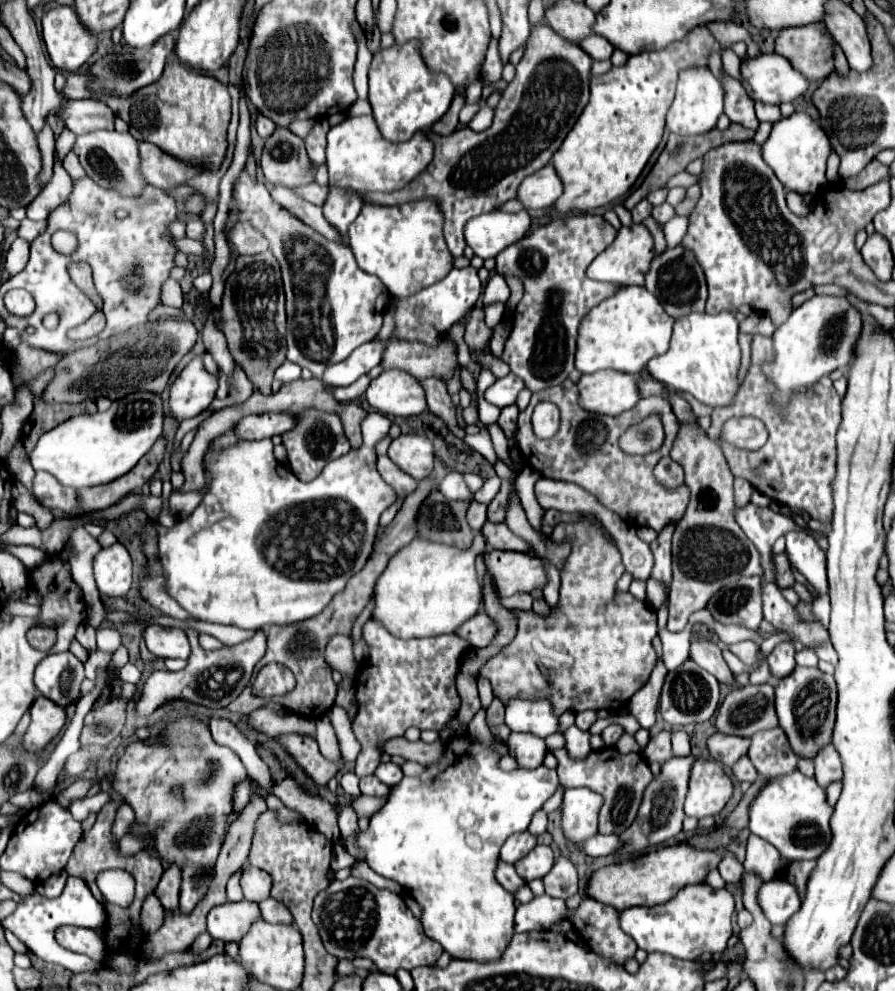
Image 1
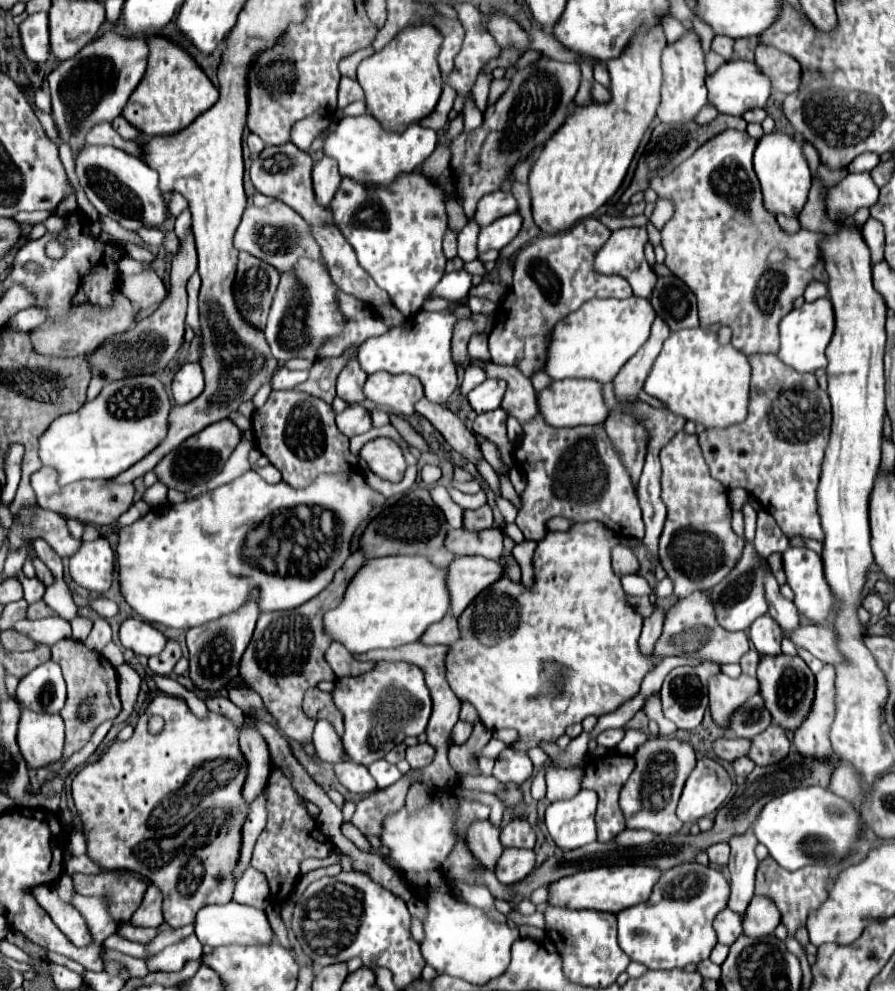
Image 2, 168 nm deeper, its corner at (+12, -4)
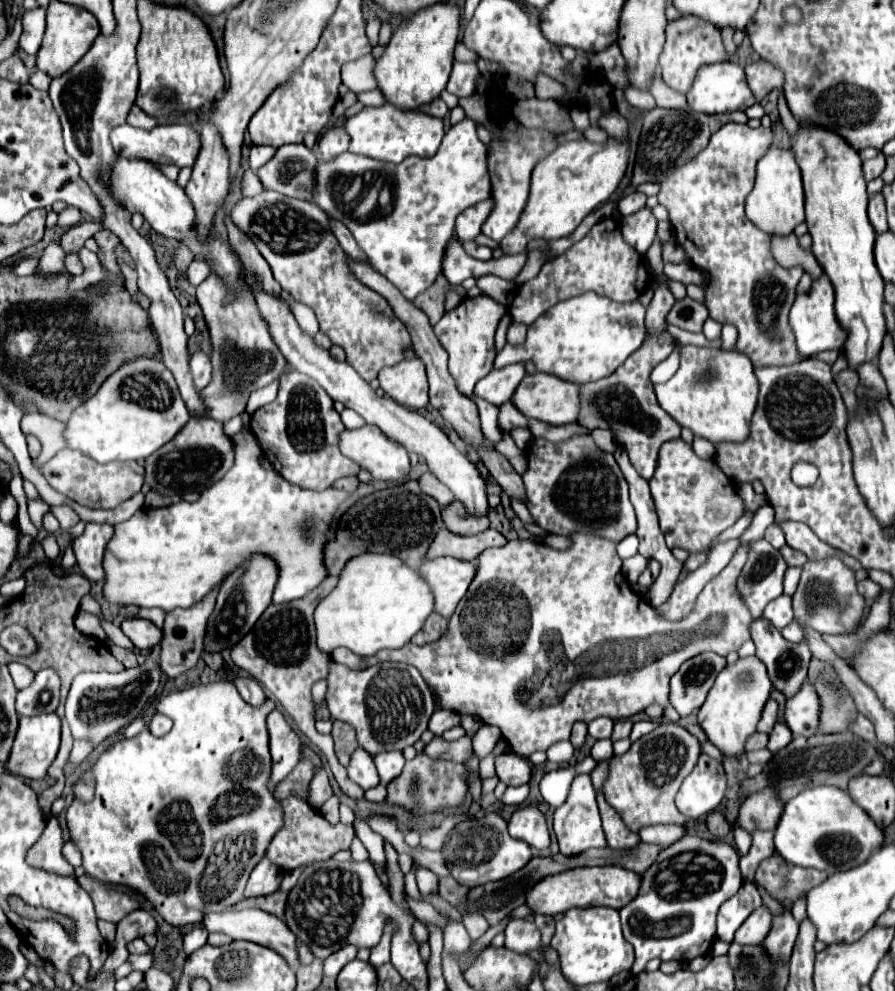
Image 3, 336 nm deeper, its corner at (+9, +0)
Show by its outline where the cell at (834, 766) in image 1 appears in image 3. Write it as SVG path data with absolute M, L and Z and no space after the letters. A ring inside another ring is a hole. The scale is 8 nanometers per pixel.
M803 684L797 696L785 702L785 722L793 734L813 736L819 726L819 696L811 684Z

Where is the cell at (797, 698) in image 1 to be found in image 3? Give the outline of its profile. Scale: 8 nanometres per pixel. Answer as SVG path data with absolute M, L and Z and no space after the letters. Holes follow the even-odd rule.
M761 618L751 622L751 638L757 646L757 658L767 666L773 688L781 690L787 698L793 696L807 676L809 648L803 642L793 644L785 640L781 632L773 632Z

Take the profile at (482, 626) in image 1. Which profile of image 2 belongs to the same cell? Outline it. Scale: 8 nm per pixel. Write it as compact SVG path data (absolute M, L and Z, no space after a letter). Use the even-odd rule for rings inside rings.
M450 614L438 624L430 626L420 638L422 644L446 644L446 646L454 644L456 640L460 640L460 626L458 626L458 618Z

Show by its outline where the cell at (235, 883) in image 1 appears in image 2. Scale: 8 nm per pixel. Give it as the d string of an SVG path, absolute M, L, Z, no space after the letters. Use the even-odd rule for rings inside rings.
M260 794L258 800L254 800L250 804L248 818L242 824L242 844L240 844L240 856L238 856L238 864L236 864L236 870L234 870L234 878L240 878L242 872L250 866L254 842L256 842L258 834L262 832L264 824L266 824L266 806L264 804L266 804L264 794Z

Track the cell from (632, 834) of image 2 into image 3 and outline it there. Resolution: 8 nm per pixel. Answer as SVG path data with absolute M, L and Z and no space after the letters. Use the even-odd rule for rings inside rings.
M657 824L657 826L647 826L647 828L641 828L639 830L639 836L643 842L649 842L649 844L661 844L661 846L669 846L673 842L677 842L679 838L683 838L687 834L687 828L685 826L679 826L679 824Z

